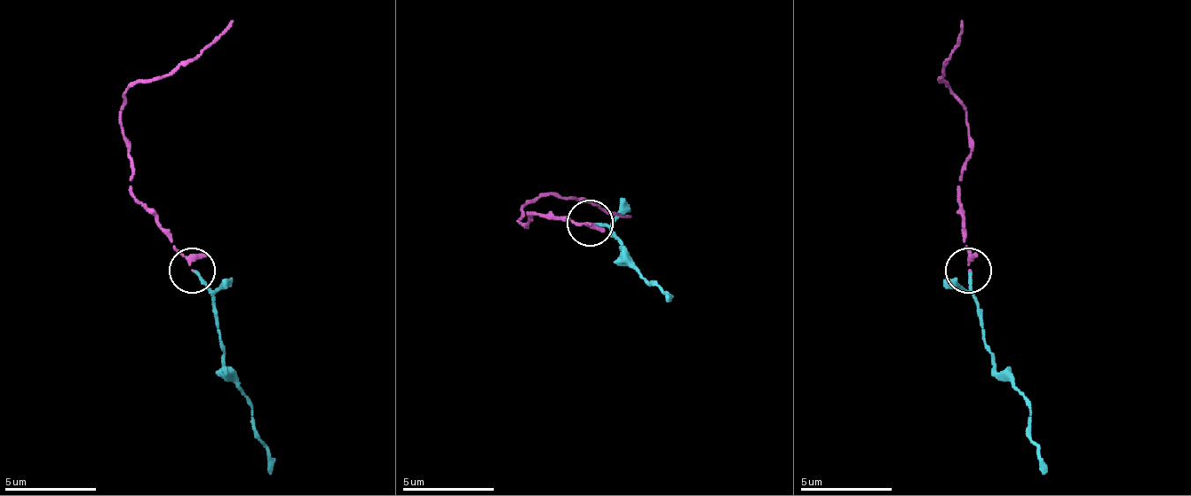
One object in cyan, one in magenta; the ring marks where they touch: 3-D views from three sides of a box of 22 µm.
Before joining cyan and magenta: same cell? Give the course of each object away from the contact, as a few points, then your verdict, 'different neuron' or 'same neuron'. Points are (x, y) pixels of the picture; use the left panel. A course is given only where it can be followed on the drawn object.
course cyan (194, 271), (211, 299), (221, 363), (253, 405), (253, 436), (272, 473); course magenta (194, 271), (129, 184), (129, 152), (120, 106), (143, 78), (188, 65), (234, 19); same neuron

